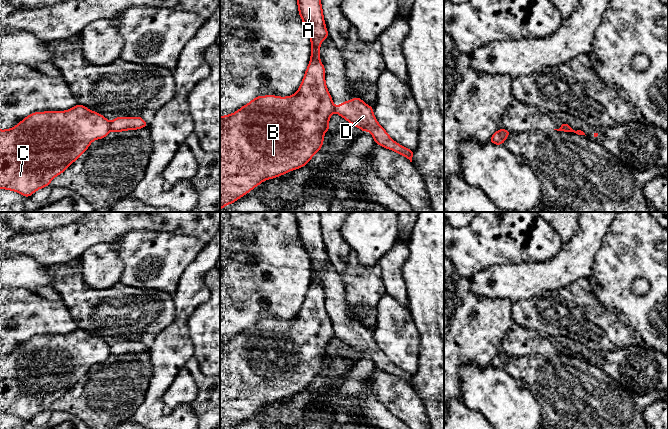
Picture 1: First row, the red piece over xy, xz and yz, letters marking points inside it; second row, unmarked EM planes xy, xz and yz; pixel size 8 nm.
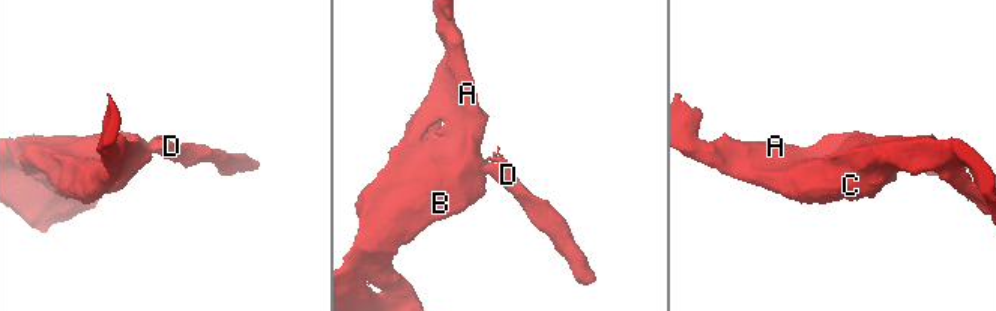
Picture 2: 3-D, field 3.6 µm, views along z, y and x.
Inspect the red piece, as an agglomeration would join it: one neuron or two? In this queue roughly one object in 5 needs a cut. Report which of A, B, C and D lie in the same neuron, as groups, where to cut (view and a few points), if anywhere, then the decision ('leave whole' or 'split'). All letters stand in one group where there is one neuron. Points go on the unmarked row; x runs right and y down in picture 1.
A B C / D | xy (109, 346), (111, 353) | split

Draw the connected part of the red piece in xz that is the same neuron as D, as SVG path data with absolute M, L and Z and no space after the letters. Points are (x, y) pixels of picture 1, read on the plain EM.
M359 321L350 325L344 325L339 330L334 330L335 336L350 346L363 356L370 355L375 367L380 370L393 374L412 386L414 375L409 374L396 367L381 351L373 338L373 332L364 327Z

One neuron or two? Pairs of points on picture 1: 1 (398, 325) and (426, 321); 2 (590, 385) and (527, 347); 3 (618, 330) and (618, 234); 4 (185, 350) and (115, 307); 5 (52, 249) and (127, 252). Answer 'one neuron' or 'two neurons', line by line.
1: two neurons
2: two neurons
3: two neurons
4: two neurons
5: two neurons

